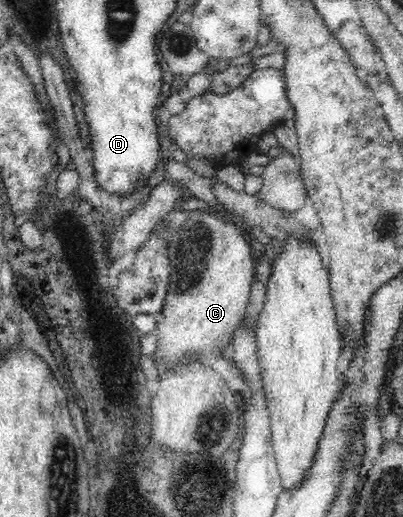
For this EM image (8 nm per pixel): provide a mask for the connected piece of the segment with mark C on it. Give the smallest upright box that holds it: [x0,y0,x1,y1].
[152,208,256,371]

